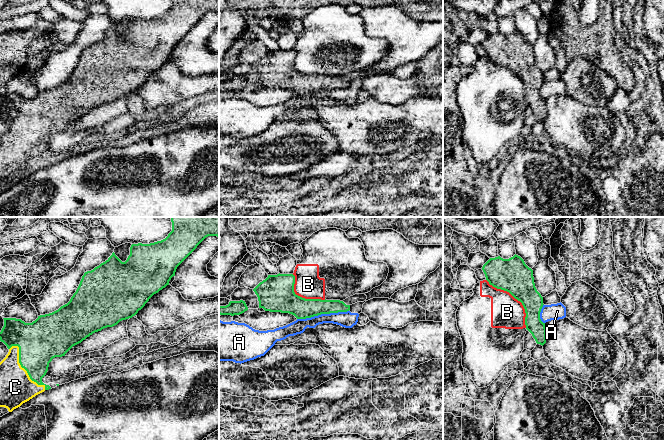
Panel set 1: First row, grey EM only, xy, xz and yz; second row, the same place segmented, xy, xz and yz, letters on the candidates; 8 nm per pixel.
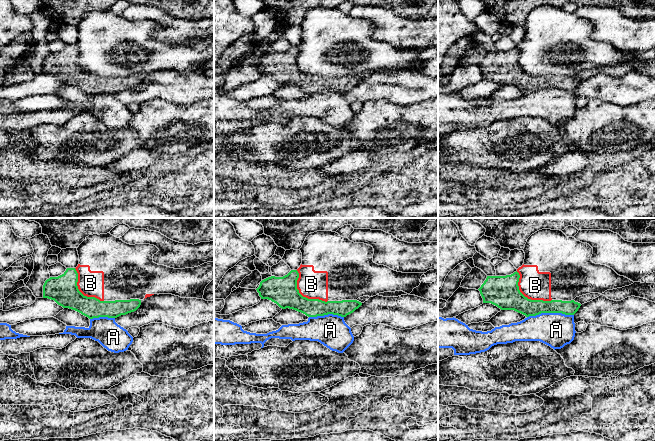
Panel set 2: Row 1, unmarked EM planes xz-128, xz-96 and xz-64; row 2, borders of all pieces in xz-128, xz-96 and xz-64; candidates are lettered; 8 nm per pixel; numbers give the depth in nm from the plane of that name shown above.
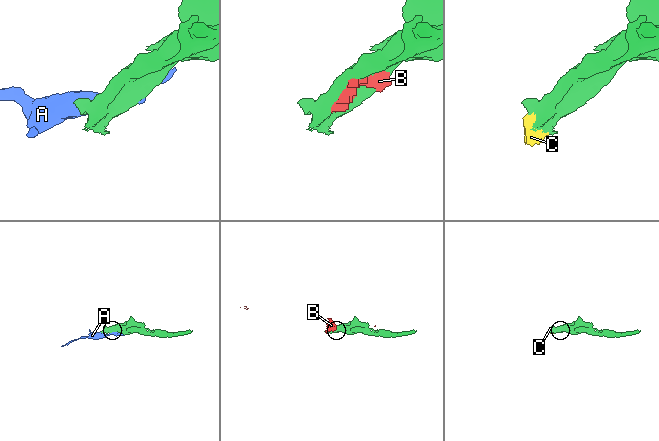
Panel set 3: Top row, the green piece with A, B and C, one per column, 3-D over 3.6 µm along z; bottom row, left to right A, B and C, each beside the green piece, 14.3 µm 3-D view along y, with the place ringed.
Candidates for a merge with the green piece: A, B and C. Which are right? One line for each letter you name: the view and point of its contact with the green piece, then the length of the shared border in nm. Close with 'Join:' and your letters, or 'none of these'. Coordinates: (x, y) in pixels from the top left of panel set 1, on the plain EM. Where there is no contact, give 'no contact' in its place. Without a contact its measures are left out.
C: contact xy (23, 143); length 440 nm
Join: C

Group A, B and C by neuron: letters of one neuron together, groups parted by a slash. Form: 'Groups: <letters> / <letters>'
Groups: A / B / C

